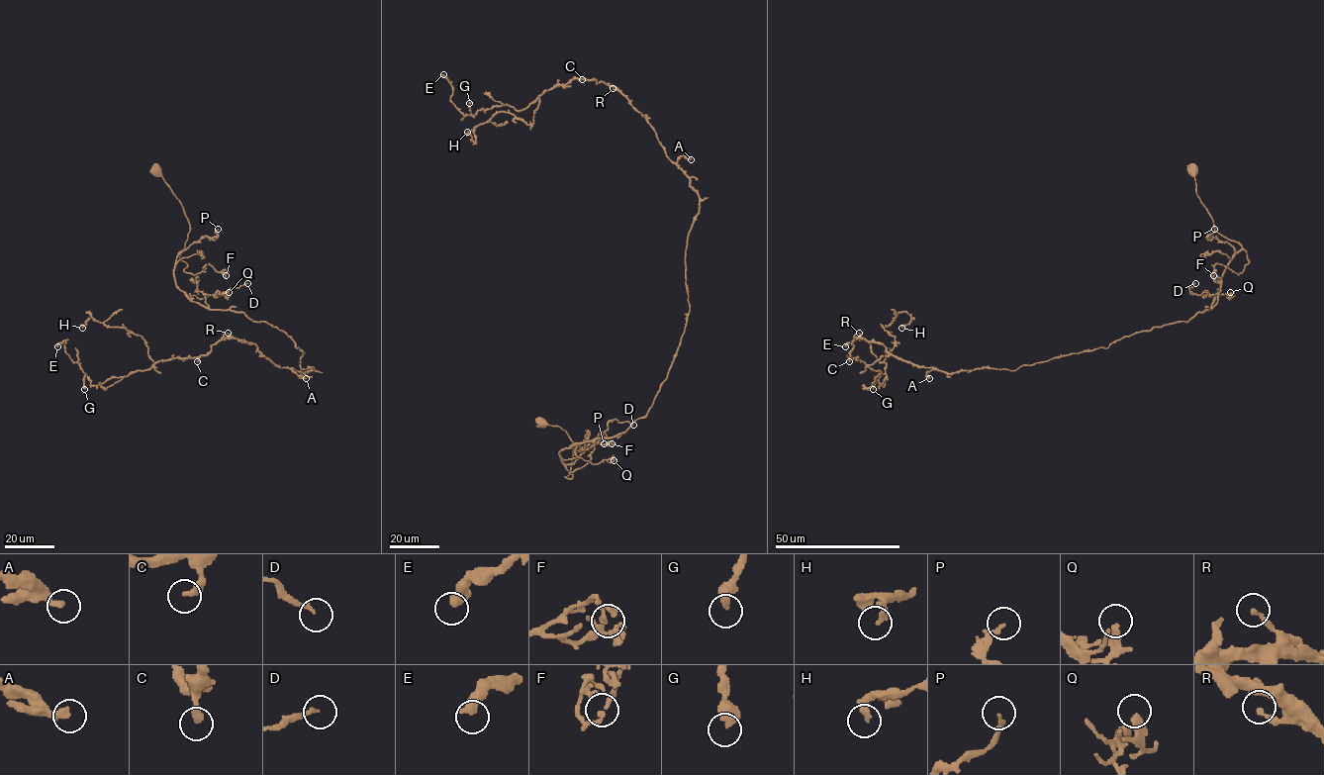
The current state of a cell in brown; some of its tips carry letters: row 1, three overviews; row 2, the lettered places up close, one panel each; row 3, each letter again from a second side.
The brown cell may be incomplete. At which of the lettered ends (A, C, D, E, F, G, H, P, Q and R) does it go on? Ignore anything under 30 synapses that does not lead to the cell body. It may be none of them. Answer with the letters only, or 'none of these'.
none of these

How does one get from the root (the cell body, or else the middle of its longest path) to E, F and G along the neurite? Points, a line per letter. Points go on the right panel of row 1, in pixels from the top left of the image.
E: (1192, 171), (1242, 248), (1187, 322), (1013, 370), (857, 338), (883, 385), (845, 346)
F: (1192, 171), (1196, 195), (1215, 230), (1235, 241), (1249, 260), (1239, 274), (1216, 263), (1213, 275)
G: (1192, 171), (1242, 248), (1208, 310), (1013, 370), (945, 373), (857, 338), (849, 357), (886, 375), (873, 389)

